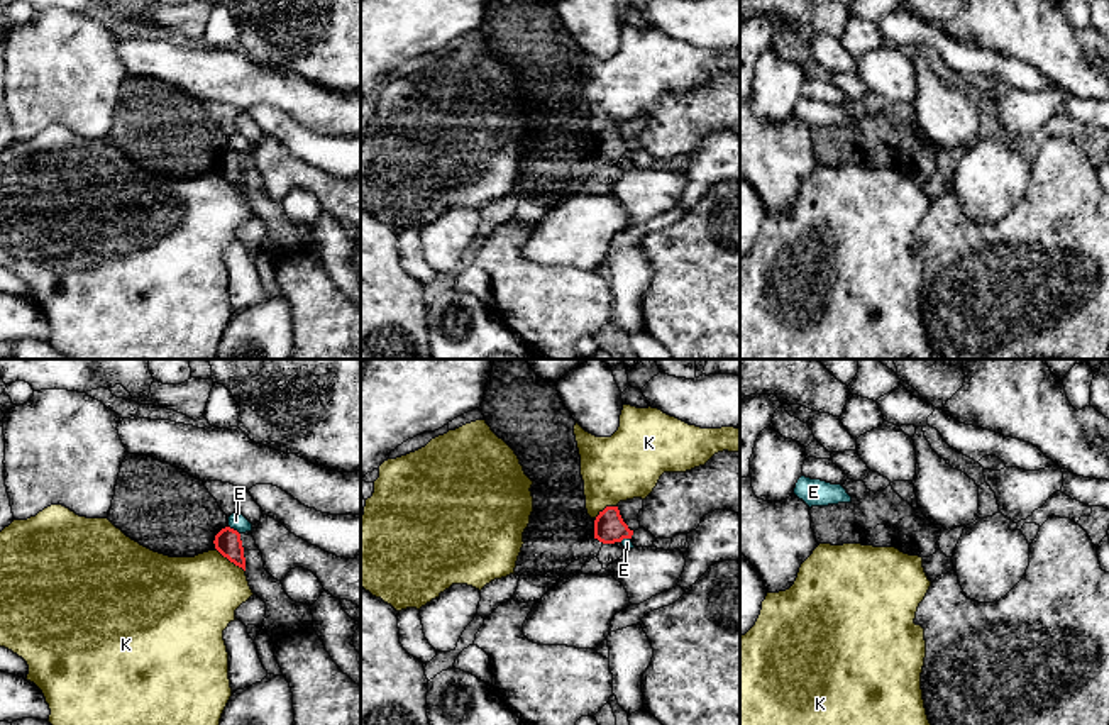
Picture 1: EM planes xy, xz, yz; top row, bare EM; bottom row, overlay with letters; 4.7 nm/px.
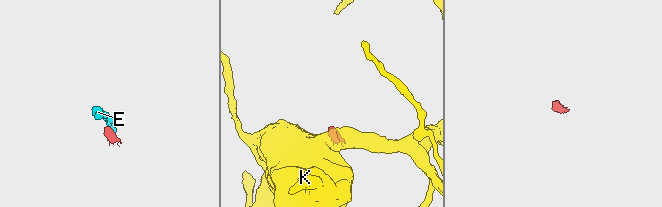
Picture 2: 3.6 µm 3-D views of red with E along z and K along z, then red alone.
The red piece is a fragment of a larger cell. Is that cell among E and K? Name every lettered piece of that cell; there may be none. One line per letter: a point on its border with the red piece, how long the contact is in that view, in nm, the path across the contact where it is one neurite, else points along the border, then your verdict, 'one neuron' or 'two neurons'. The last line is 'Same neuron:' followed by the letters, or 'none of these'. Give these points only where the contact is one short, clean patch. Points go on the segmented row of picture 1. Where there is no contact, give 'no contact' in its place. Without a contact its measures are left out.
E: contact xy (232, 529); length 70 nm; border xy (229, 525), (239, 534); two neurons
K: contact xy (231, 561); length 180 nm; border xy (215, 547), (244, 571); two neurons
Same neuron: none of these

